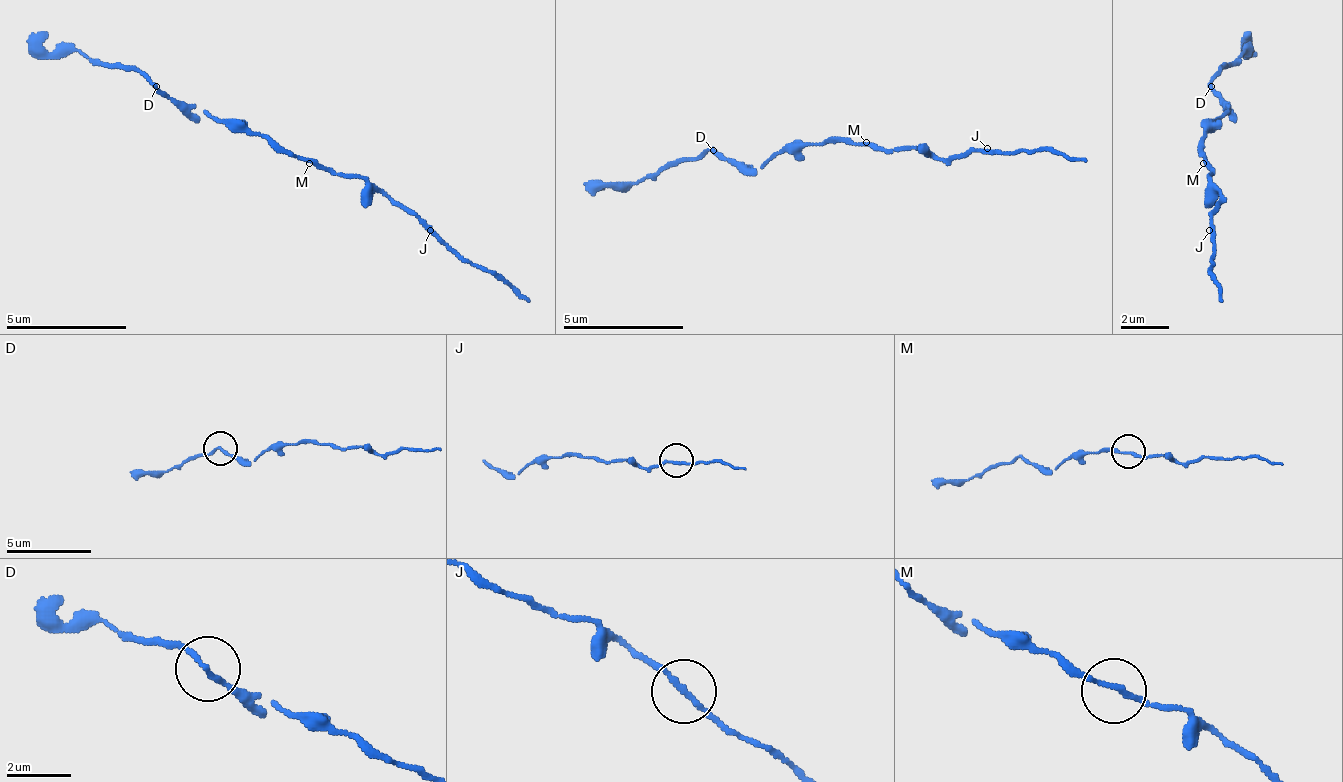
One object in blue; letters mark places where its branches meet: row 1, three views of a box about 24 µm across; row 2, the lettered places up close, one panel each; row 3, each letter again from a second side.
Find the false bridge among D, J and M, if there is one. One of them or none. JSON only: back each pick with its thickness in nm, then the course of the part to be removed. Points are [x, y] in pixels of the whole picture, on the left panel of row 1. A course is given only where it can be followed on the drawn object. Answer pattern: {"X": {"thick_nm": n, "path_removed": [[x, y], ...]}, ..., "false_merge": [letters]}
{"false_merge": []}

